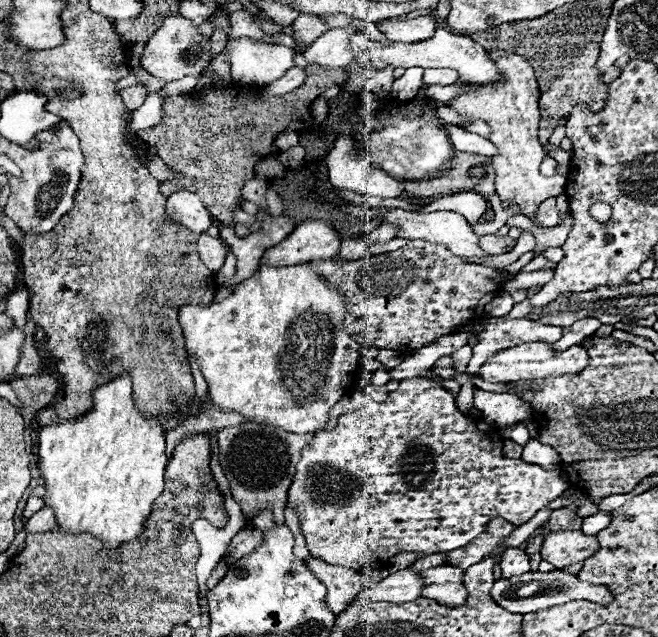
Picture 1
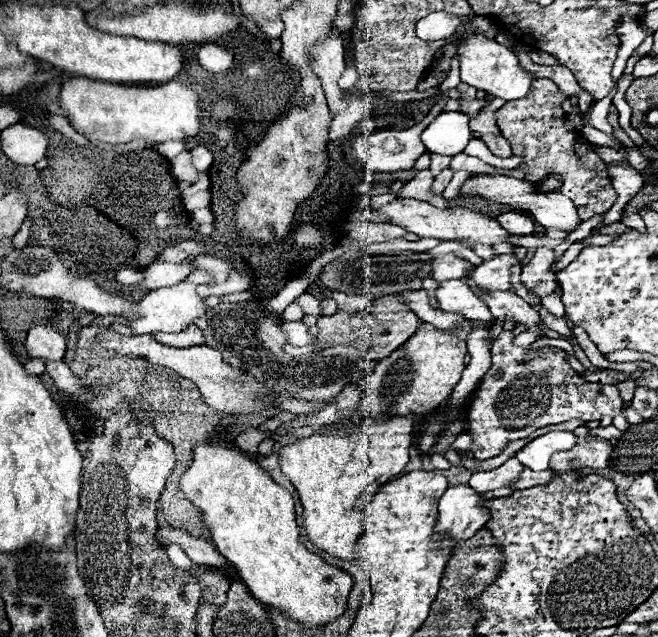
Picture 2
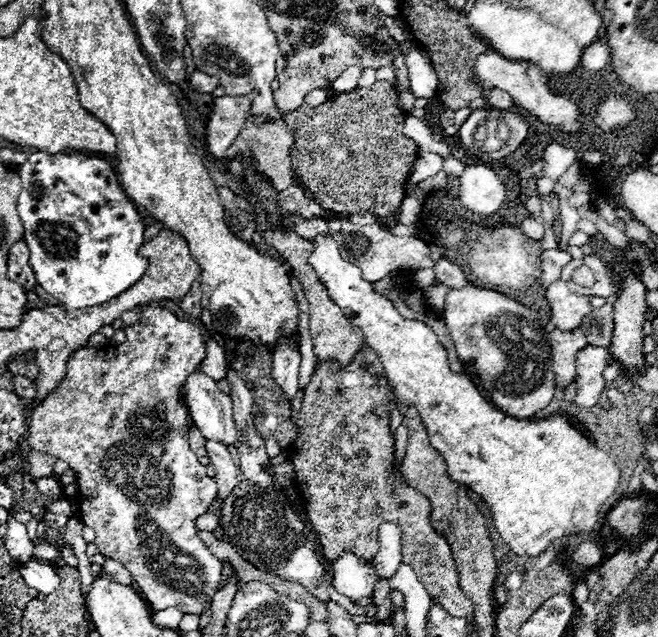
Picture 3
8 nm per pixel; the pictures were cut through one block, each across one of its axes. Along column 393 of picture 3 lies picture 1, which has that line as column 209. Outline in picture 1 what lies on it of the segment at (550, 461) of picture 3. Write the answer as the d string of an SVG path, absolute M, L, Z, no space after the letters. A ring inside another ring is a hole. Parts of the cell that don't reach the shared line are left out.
M310 262L288 268L262 264L252 278L238 282L228 298L208 306L182 306L180 326L186 338L186 350L198 358L210 398L220 410L236 410L250 422L276 426L286 432L314 434L324 430L328 412L346 394L352 372L360 362L358 342L344 332L344 316L344 296L330 288L312 270Z

